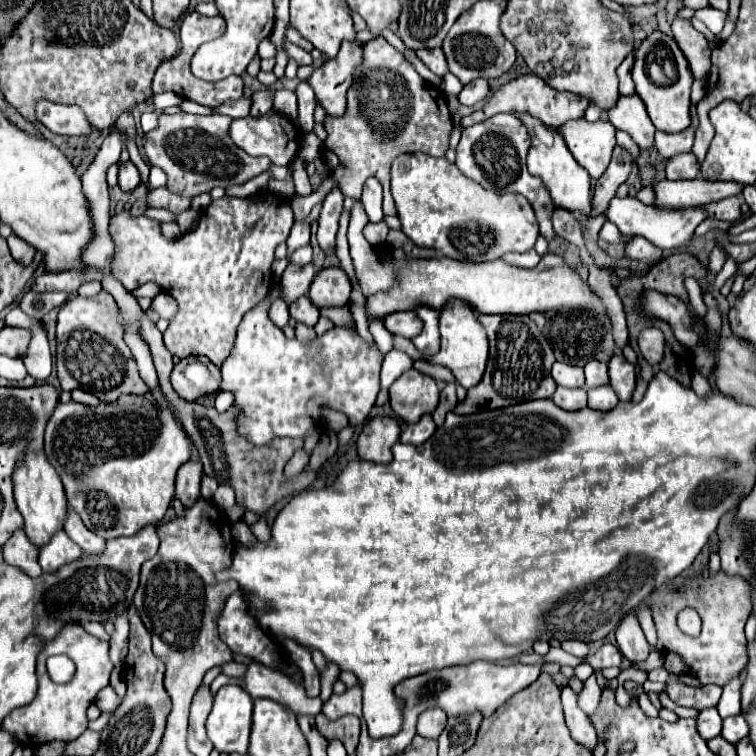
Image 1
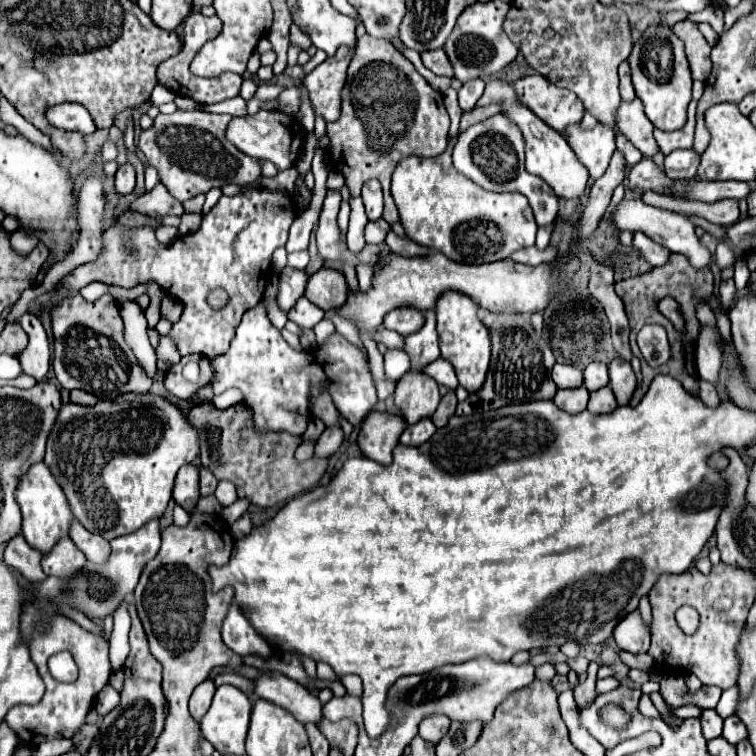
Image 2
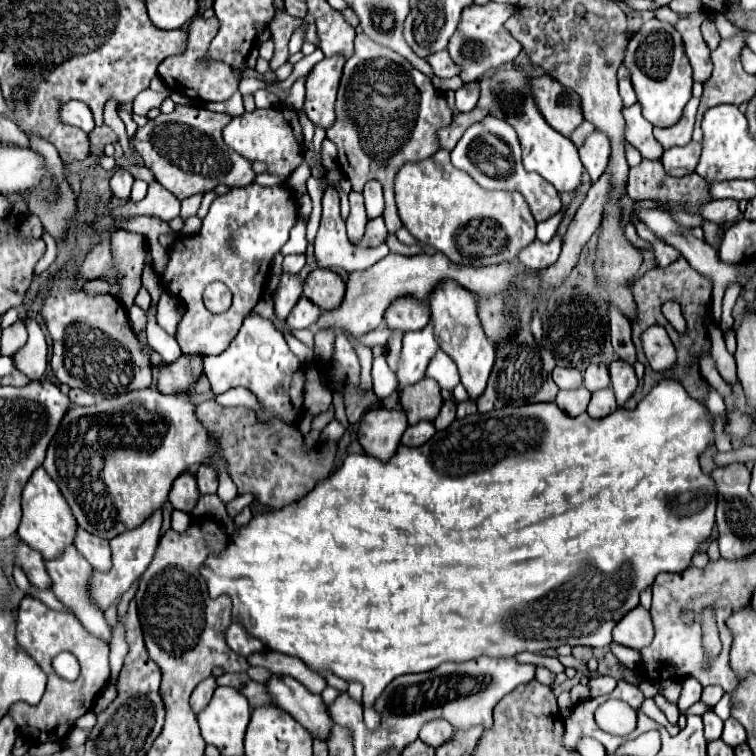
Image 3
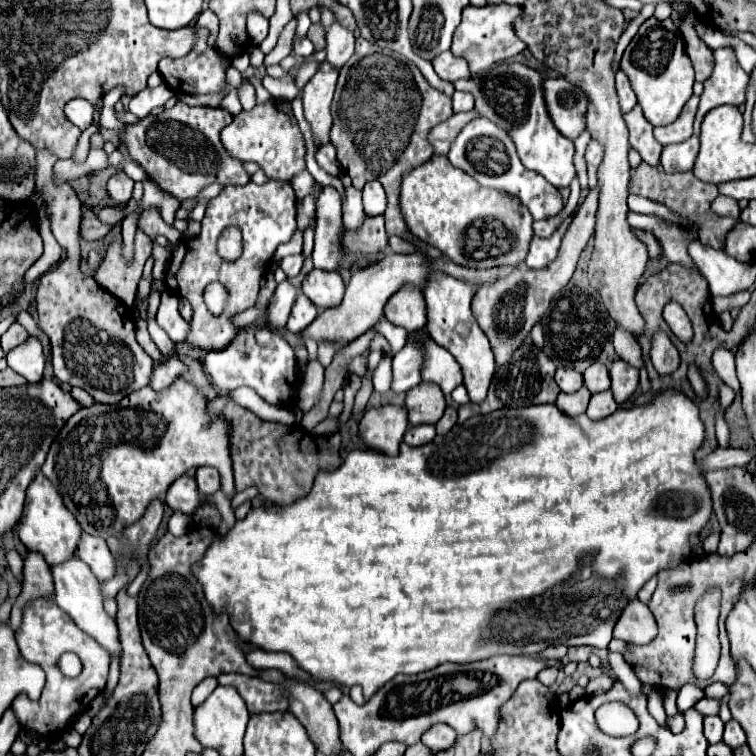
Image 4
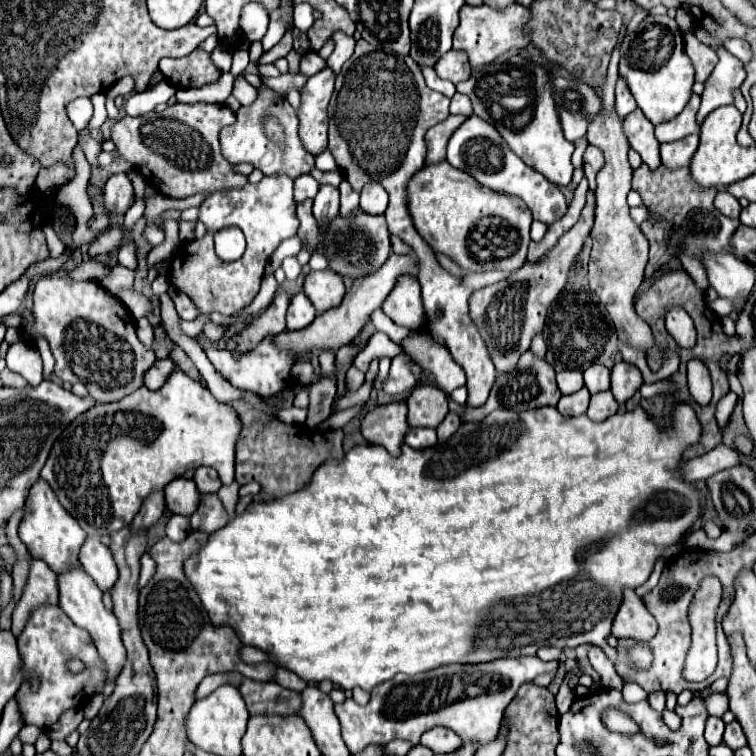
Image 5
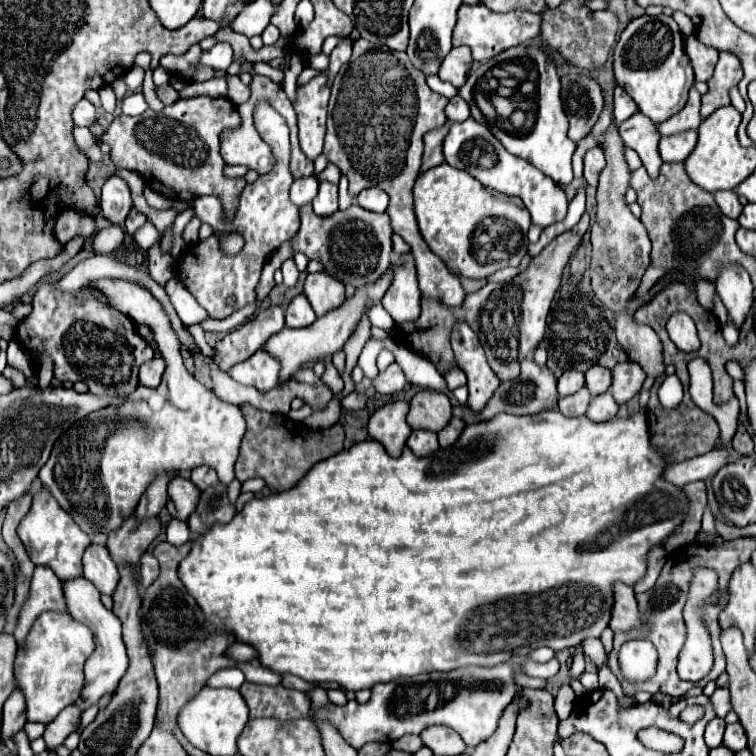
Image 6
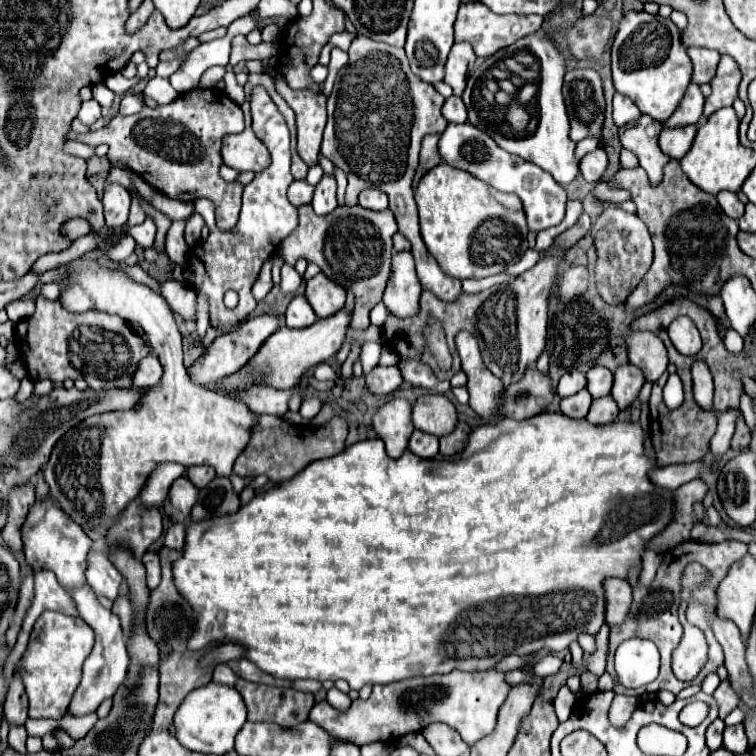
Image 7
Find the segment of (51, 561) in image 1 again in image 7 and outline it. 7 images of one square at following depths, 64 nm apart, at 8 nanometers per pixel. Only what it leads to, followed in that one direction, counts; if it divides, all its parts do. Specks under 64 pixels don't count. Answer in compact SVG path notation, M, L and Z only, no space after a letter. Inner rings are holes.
M84 586L84 588L76 588L70 592L76 606L78 606L78 612L80 612L80 618L94 630L96 634L96 644L90 652L90 656L84 660L84 666L82 666L82 682L80 686L76 688L76 694L72 696L72 702L68 706L70 714L72 716L84 716L84 714L92 714L96 712L96 708L106 700L106 698L112 698L116 694L116 690L120 688L120 684L124 682L126 678L126 672L128 672L128 664L130 664L130 656L126 652L126 642L124 642L124 634L122 634L122 626L120 626L120 620L116 614L112 614L110 610L104 610L98 600L96 600L96 594L92 592L90 586Z

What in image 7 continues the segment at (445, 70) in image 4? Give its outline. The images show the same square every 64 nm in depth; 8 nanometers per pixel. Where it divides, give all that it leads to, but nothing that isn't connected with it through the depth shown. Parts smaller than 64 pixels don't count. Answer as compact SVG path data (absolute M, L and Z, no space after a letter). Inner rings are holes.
M456 42L452 46L448 62L446 62L444 82L452 86L454 96L462 96L462 92L466 88L466 74L474 60L476 60L476 54L472 52L472 46L468 42Z

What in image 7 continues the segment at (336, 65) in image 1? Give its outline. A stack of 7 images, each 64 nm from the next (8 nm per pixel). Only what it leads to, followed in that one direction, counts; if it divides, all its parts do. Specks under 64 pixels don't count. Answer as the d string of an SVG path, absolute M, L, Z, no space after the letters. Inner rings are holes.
M276 76L274 82L280 96L296 114L298 156L308 166L314 166L318 162L322 132L326 126L326 96L314 94L310 90L292 90L284 80L284 76Z

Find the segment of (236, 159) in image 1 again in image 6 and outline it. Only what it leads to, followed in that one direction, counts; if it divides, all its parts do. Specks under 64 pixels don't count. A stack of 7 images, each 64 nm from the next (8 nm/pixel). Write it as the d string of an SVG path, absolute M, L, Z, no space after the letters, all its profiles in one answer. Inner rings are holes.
M196 96L186 100L180 98L174 104L164 106L160 112L146 110L138 118L124 114L116 116L108 130L96 140L110 144L110 158L118 168L138 172L146 186L158 194L184 202L208 194L218 196L224 218L232 220L246 180L224 176L222 170L226 162L220 156L220 134L236 128L240 128L240 114L228 98Z

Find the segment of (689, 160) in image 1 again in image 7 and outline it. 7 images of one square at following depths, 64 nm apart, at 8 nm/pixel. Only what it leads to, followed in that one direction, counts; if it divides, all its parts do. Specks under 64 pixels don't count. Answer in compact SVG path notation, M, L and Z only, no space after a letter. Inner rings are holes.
M688 124L688 128L662 128L662 132L660 132L660 148L670 158L680 160L688 152L688 148L692 146L696 130L698 128L694 124Z

